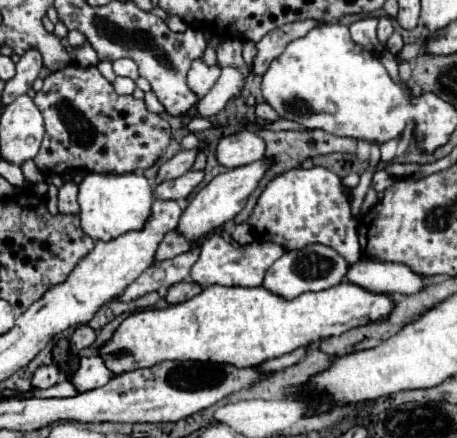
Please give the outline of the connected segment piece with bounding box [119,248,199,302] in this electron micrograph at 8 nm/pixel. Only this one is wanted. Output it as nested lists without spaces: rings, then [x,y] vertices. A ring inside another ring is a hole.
[[[197,248],[197,252],[185,252],[171,260],[155,262],[129,288],[125,288],[125,292],[119,296],[119,300],[129,302],[129,300],[141,298],[149,292],[155,292],[161,286],[169,288],[169,286],[185,280],[189,276],[191,266],[197,262],[197,258],[199,258],[199,248]]]

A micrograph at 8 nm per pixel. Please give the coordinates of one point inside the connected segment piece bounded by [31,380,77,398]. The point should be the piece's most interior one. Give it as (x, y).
(63, 389)

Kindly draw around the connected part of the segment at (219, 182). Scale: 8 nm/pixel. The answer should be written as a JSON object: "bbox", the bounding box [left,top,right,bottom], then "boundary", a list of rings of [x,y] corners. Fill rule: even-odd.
{"bbox":[177,158,273,236],"boundary":[[[261,158],[257,162],[251,162],[251,164],[245,164],[245,166],[239,166],[239,168],[231,168],[223,174],[217,174],[207,186],[203,186],[195,194],[195,198],[183,210],[177,232],[185,232],[185,236],[205,236],[205,234],[213,232],[215,228],[223,226],[225,222],[233,220],[243,210],[249,194],[257,190],[261,178],[265,176],[265,172],[271,166],[273,166],[273,158]]]}

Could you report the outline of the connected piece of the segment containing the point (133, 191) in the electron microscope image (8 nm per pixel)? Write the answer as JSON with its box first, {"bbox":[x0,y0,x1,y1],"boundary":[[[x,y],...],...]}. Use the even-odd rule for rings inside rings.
{"bbox":[79,172,153,240],"boundary":[[[89,172],[79,184],[81,228],[93,240],[113,240],[129,230],[141,230],[149,218],[153,188],[143,174],[97,174]]]}

